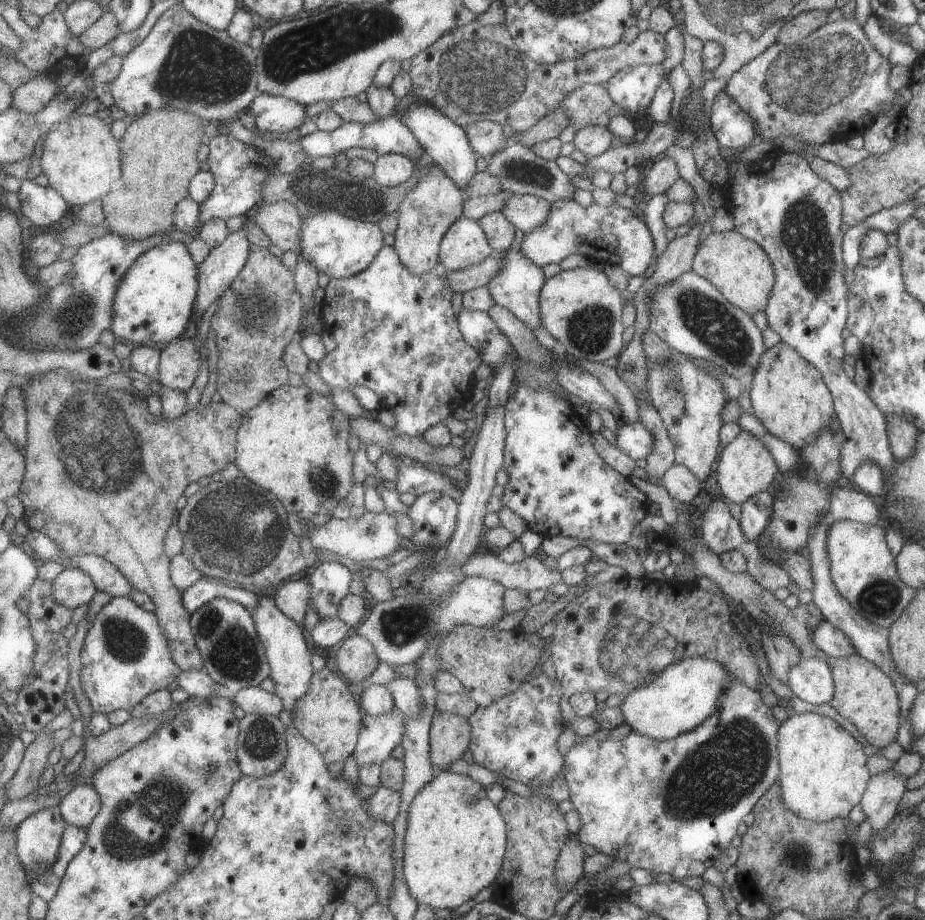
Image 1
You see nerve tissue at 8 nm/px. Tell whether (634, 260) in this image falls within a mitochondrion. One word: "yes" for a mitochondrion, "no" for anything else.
no

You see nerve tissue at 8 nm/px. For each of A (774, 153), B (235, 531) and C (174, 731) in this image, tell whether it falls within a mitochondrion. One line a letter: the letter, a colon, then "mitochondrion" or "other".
A: other
B: mitochondrion
C: other

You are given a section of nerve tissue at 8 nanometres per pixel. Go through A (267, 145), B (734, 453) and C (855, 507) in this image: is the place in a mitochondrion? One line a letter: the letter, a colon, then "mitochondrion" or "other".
A: other
B: other
C: other

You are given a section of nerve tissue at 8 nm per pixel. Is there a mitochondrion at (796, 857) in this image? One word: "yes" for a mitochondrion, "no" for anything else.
yes

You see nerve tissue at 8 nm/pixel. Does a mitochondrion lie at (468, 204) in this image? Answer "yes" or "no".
no

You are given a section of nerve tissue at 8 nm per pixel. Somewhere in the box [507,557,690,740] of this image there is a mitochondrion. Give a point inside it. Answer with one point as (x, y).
(635, 642)

